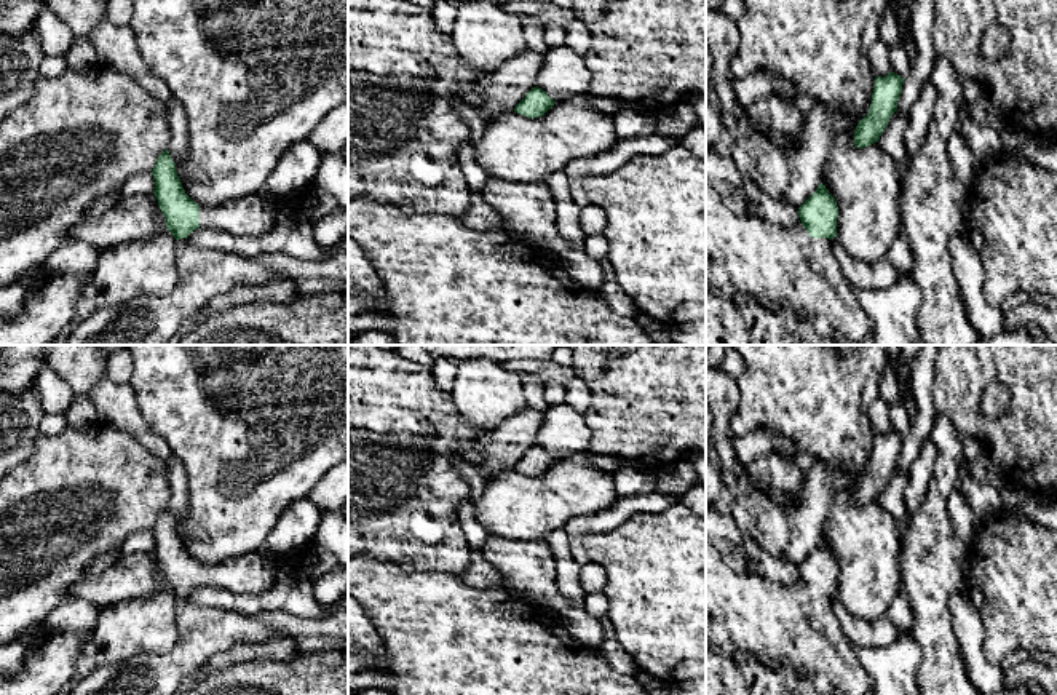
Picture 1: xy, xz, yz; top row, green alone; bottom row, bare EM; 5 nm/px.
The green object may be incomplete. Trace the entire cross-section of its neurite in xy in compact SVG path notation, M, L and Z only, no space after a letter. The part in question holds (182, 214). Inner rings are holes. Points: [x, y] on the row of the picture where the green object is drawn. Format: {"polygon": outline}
{"polygon": "M168 149L152 169L155 197L166 219L166 228L176 238L177 284L163 297L136 297L120 307L96 308L59 345L171 345L180 324L206 308L212 299L243 284L263 284L279 275L238 254L196 248L188 235L196 228L222 228L240 236L260 236L275 227L281 205L263 200L259 193L246 195L216 208L195 203L184 190Z"}

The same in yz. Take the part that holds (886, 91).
{"polygon": "M889 72L886 77L875 77L869 113L857 123L854 131L856 147L864 149L878 142L889 118L897 110L904 80L905 78L894 72Z"}

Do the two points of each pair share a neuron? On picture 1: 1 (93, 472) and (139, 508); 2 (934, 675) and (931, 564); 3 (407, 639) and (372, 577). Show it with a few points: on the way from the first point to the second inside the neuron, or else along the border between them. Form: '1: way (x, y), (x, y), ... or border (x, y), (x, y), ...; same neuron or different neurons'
1: way (104, 483), (118, 488), (128, 497); same neuron
2: way (936, 647), (934, 596), (931, 591); same neuron
3: way (407, 623), (407, 614), (387, 593); same neuron

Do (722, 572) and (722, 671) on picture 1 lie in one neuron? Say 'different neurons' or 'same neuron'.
different neurons

